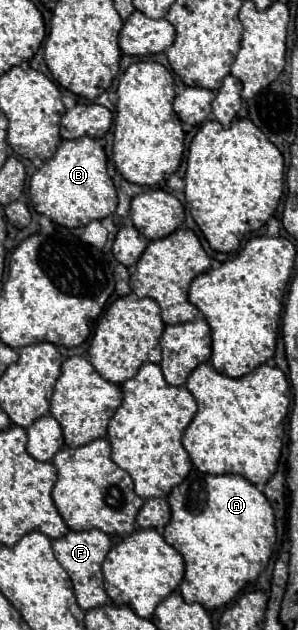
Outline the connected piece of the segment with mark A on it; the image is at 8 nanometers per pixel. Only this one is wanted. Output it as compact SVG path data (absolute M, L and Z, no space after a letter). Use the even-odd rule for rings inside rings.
M191 470L189 476L169 494L169 504L171 520L163 530L163 538L173 548L177 548L185 560L185 578L179 586L183 600L189 604L199 602L207 610L233 602L241 590L255 582L257 576L267 568L276 548L276 518L269 500L239 474L211 476L199 470Z

